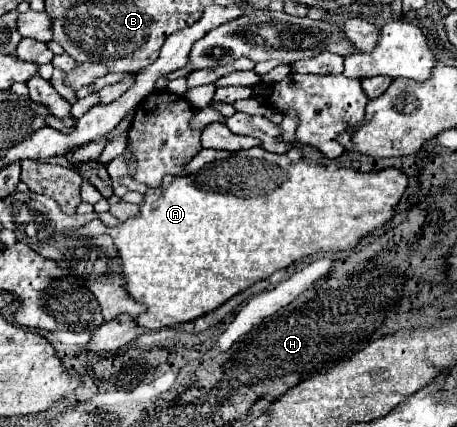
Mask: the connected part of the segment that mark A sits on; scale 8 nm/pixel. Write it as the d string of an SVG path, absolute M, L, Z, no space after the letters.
M251 148L247 152L227 152L227 150L199 150L193 160L189 160L183 168L185 174L179 176L165 176L161 186L151 188L145 196L143 202L139 204L139 214L127 218L125 222L113 226L107 230L107 234L113 238L113 244L119 252L121 258L121 272L123 272L123 280L125 280L125 292L129 294L129 298L141 302L147 306L147 310L143 314L139 314L135 318L137 326L141 328L149 328L149 330L157 330L169 324L181 324L187 320L195 320L211 310L215 310L217 306L221 306L223 302L227 302L231 296L239 294L241 290L253 286L255 282L269 278L275 270L281 270L297 260L301 260L303 256L315 254L315 252L335 252L335 250L347 250L353 248L361 236L367 236L371 230L383 226L387 220L391 220L393 216L393 208L397 206L403 190L407 188L407 176L397 170L397 168L387 168L375 174L361 174L353 168L339 168L339 170L327 170L323 166L311 166L305 164L303 160L299 162L291 162L285 154L271 154L263 148Z

